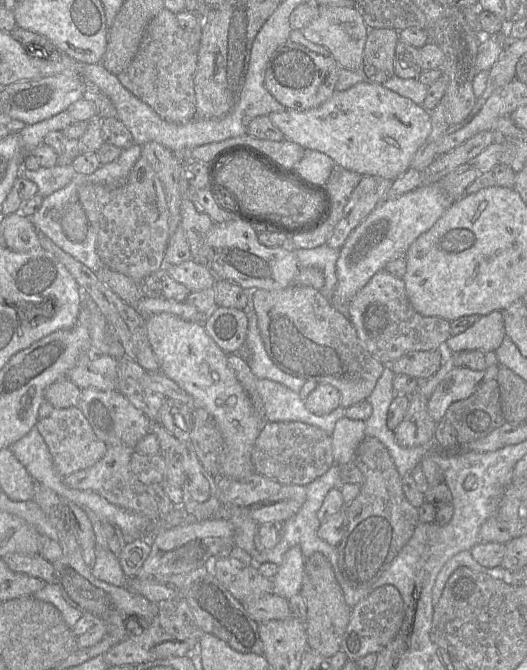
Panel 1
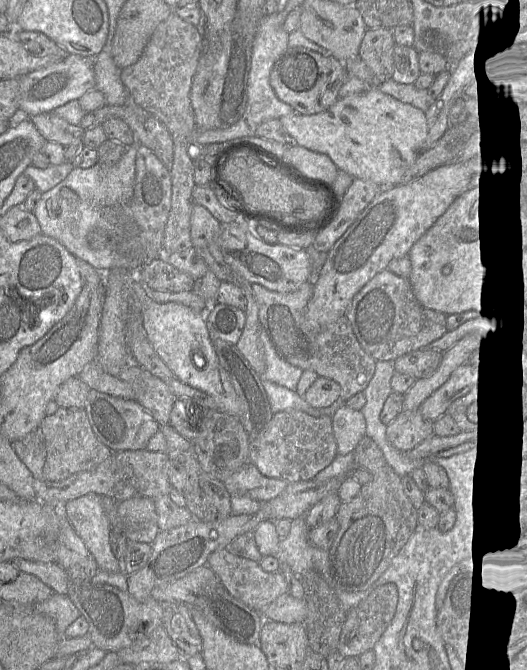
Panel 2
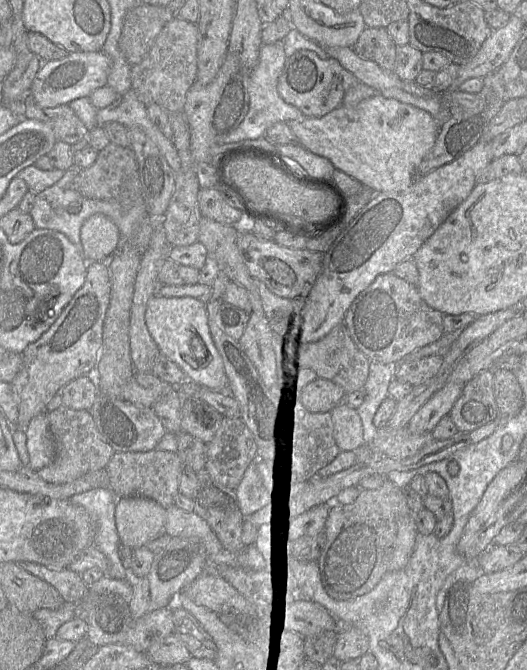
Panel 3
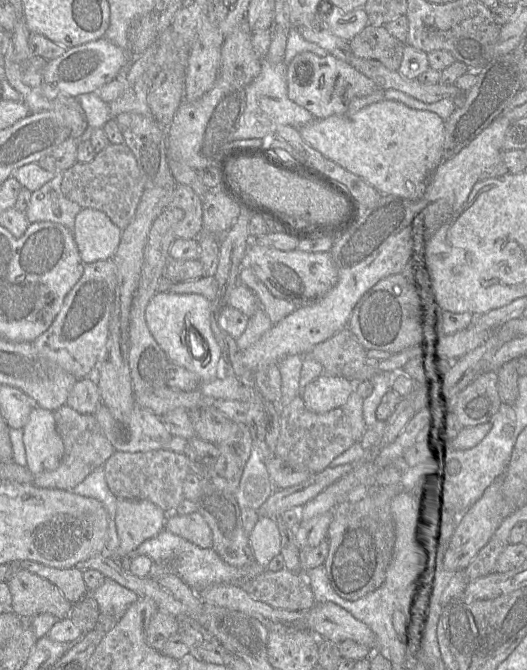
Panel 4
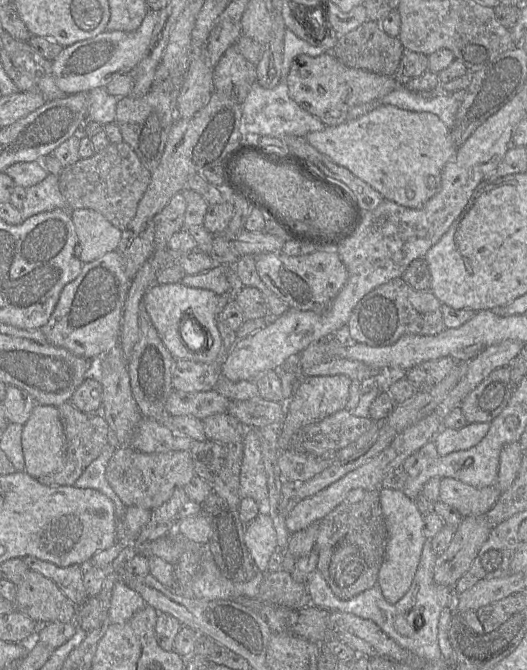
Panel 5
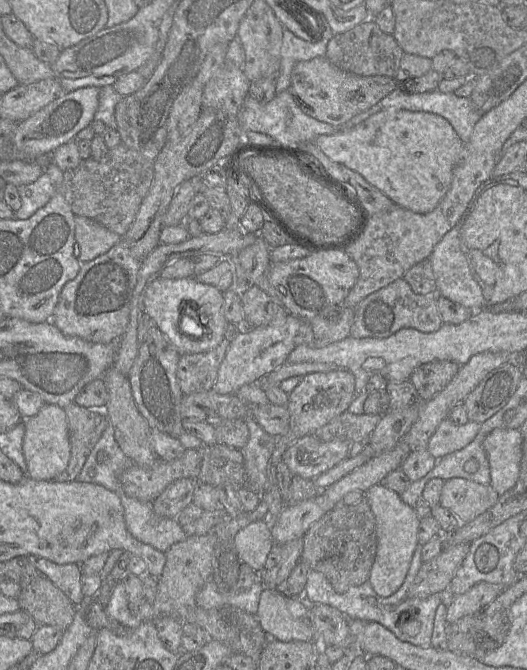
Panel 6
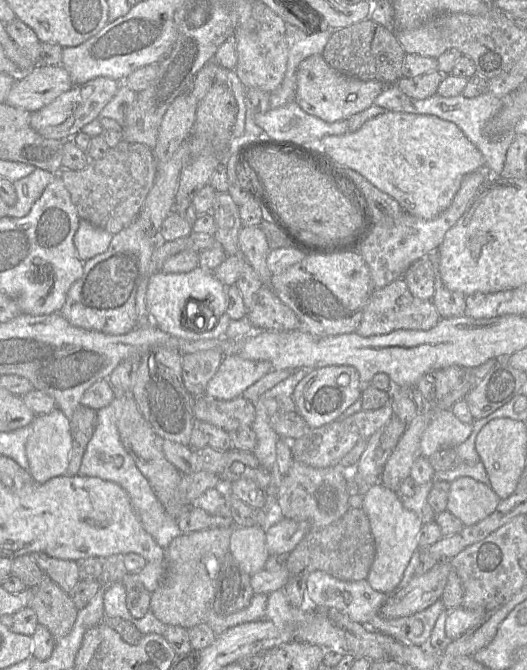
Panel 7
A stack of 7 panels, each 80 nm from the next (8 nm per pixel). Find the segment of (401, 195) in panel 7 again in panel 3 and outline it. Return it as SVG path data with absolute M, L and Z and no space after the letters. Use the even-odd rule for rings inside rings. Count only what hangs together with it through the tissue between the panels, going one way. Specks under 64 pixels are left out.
M381 93L362 100L354 106L344 106L342 104L322 117L301 117L297 120L292 120L286 123L298 138L301 146L316 155L328 159L336 169L345 172L349 176L358 180L364 187L369 187L376 193L403 192L407 190L418 176L418 165L434 146L440 129L440 123L430 113L410 104L402 103L396 99L385 98L381 95Z

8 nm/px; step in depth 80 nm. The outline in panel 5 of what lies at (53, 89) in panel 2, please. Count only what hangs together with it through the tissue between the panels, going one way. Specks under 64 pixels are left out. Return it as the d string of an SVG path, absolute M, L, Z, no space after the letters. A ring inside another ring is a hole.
M149 10L134 31L104 31L93 38L64 47L52 61L52 73L58 89L66 95L88 93L92 89L105 87L117 76L130 73L149 48L158 23L158 13Z

